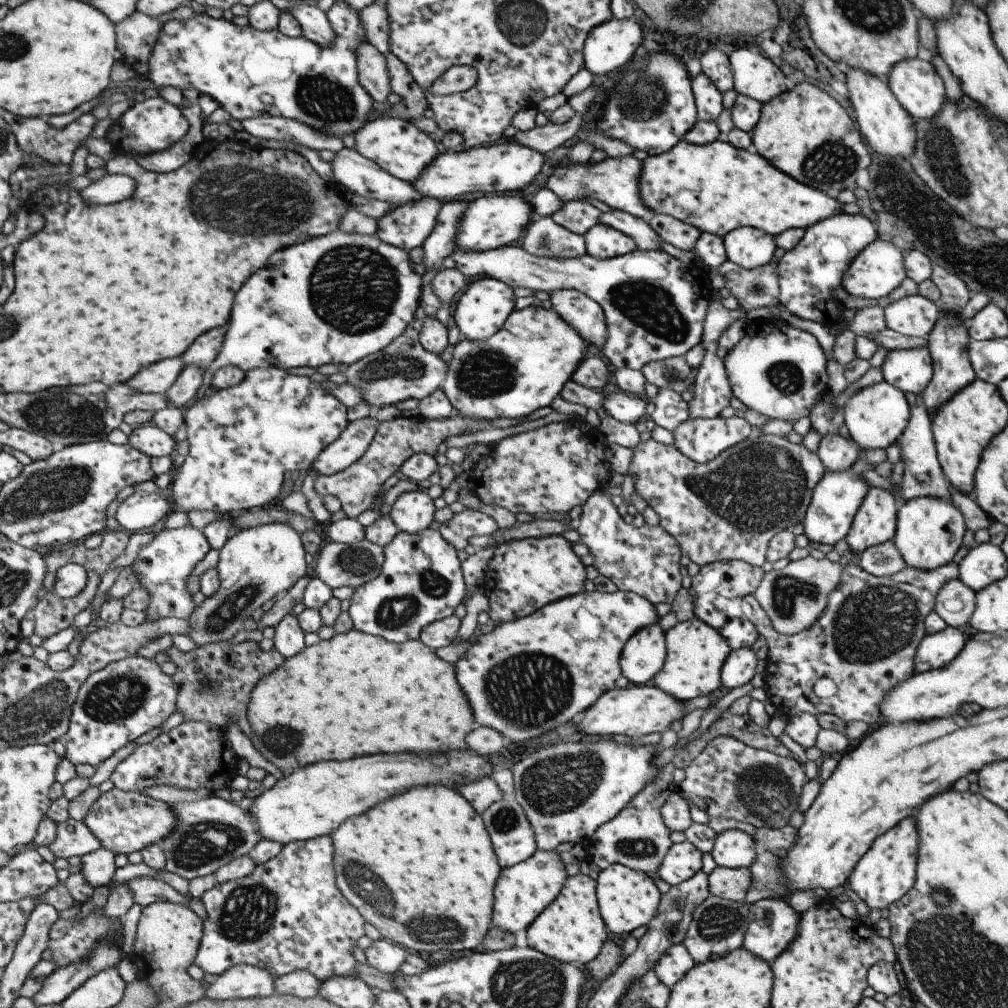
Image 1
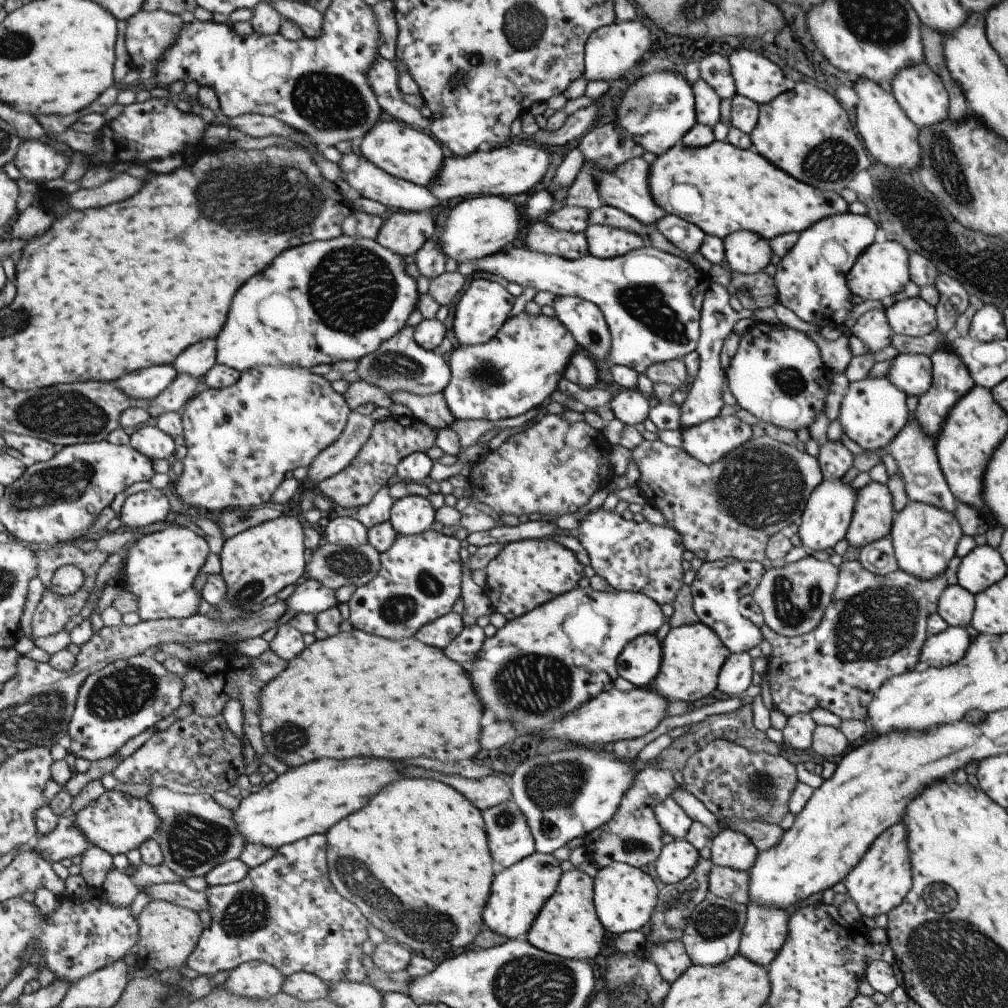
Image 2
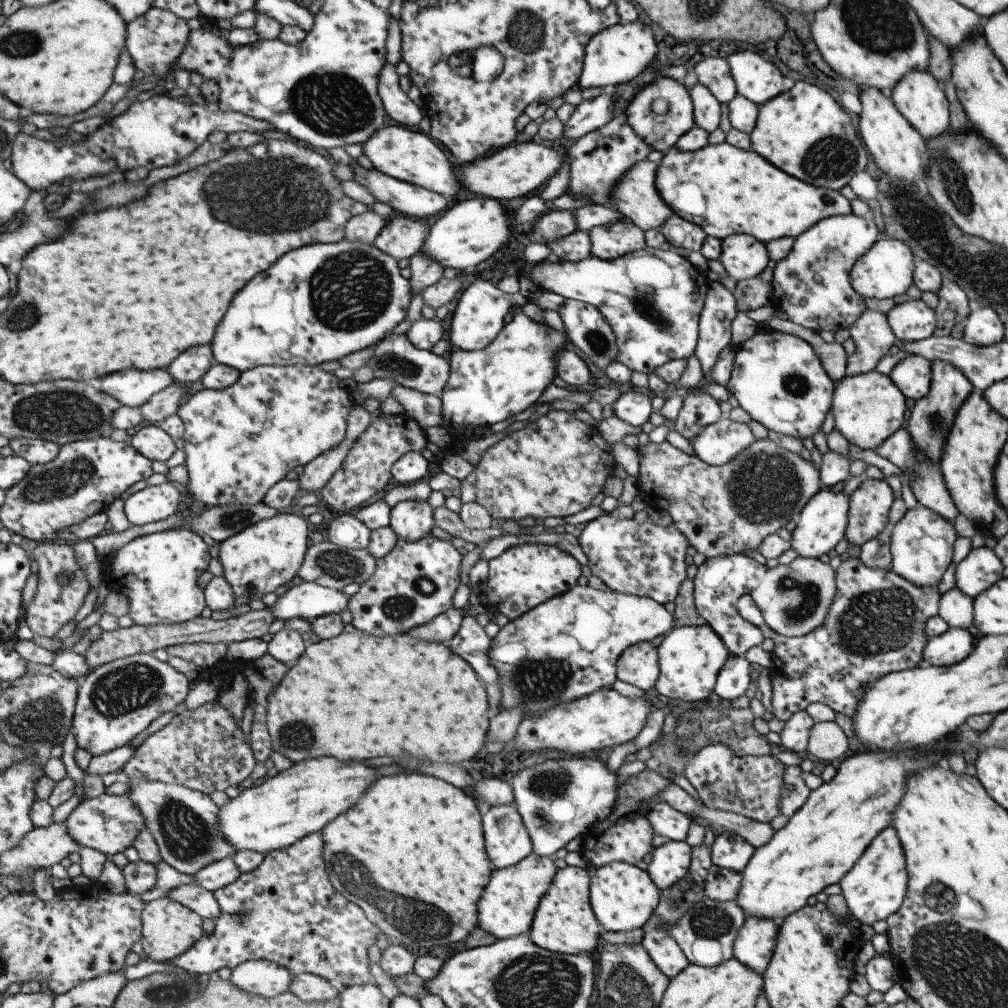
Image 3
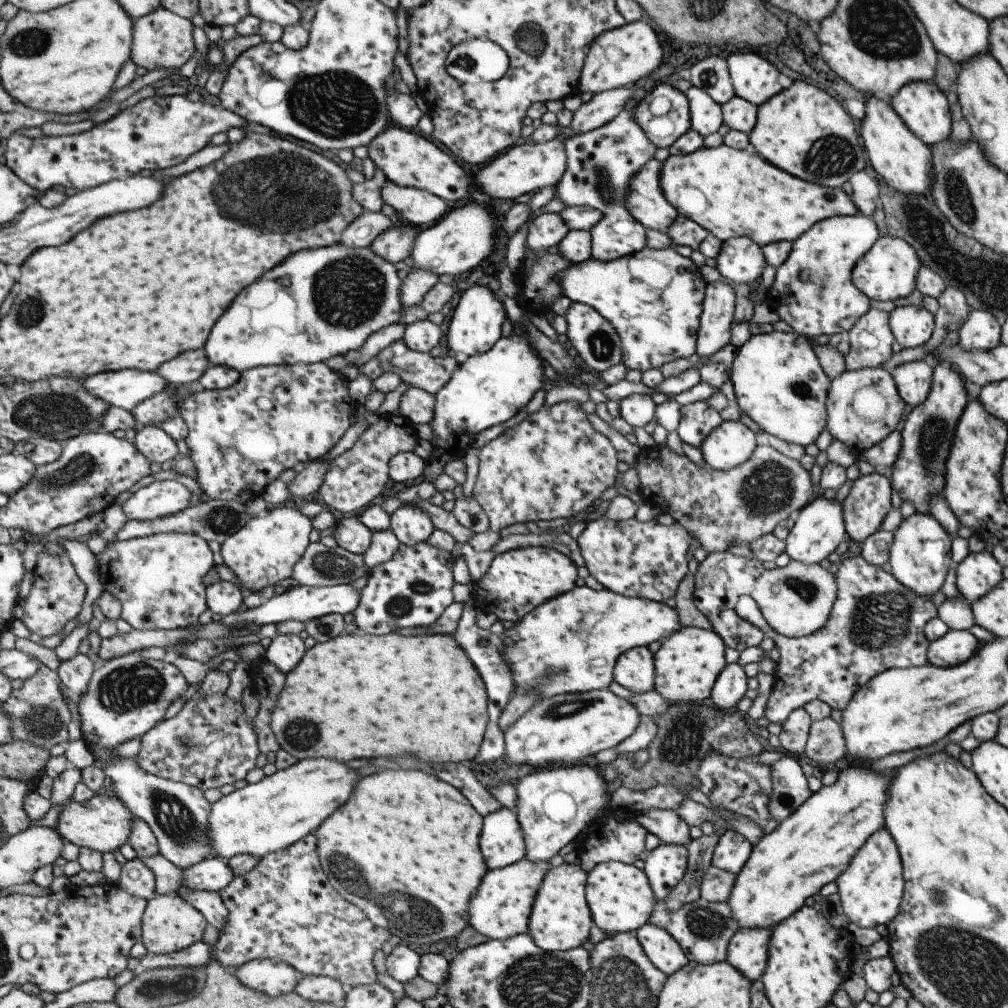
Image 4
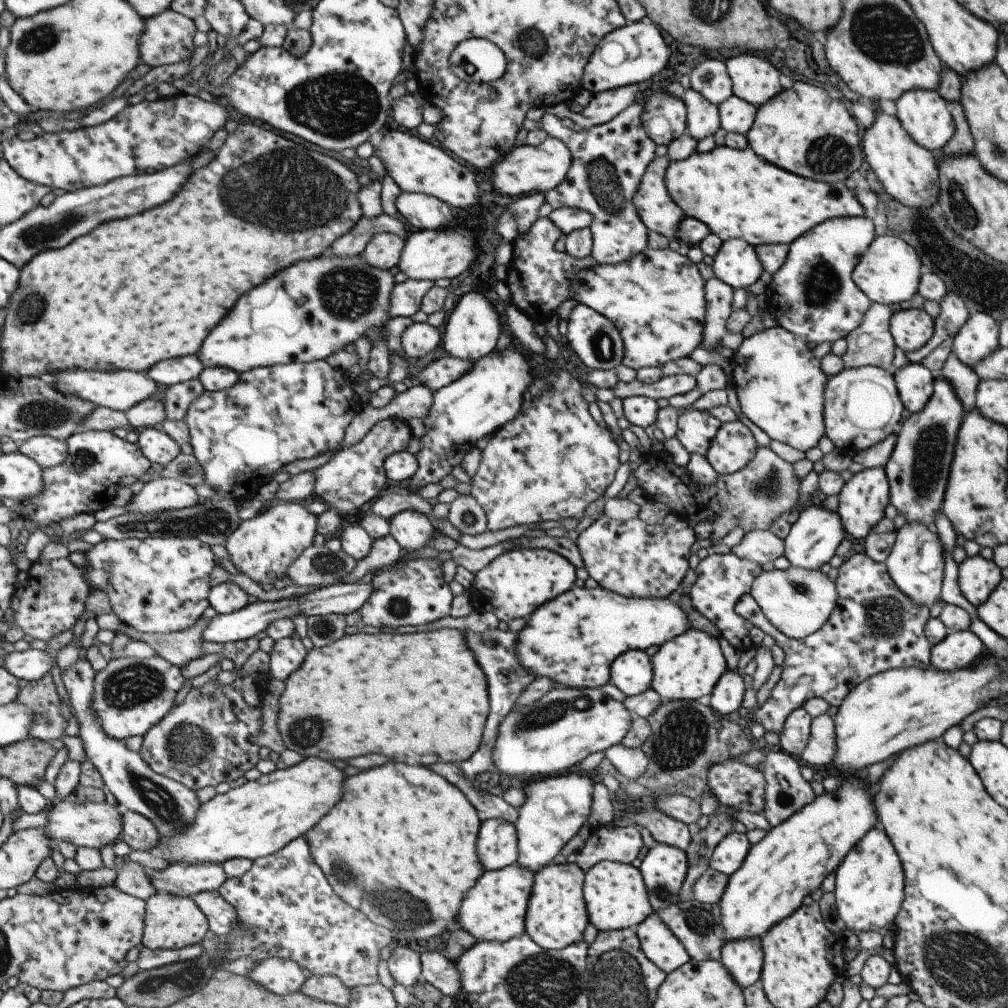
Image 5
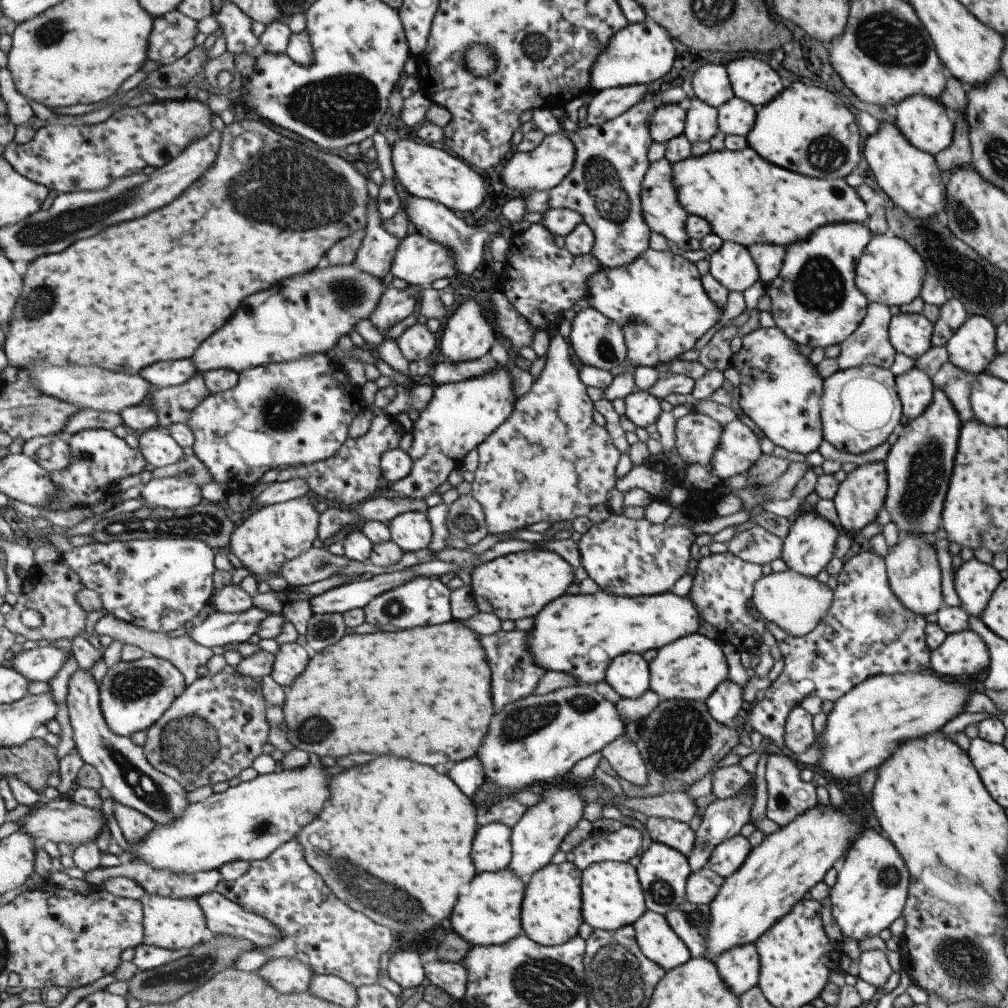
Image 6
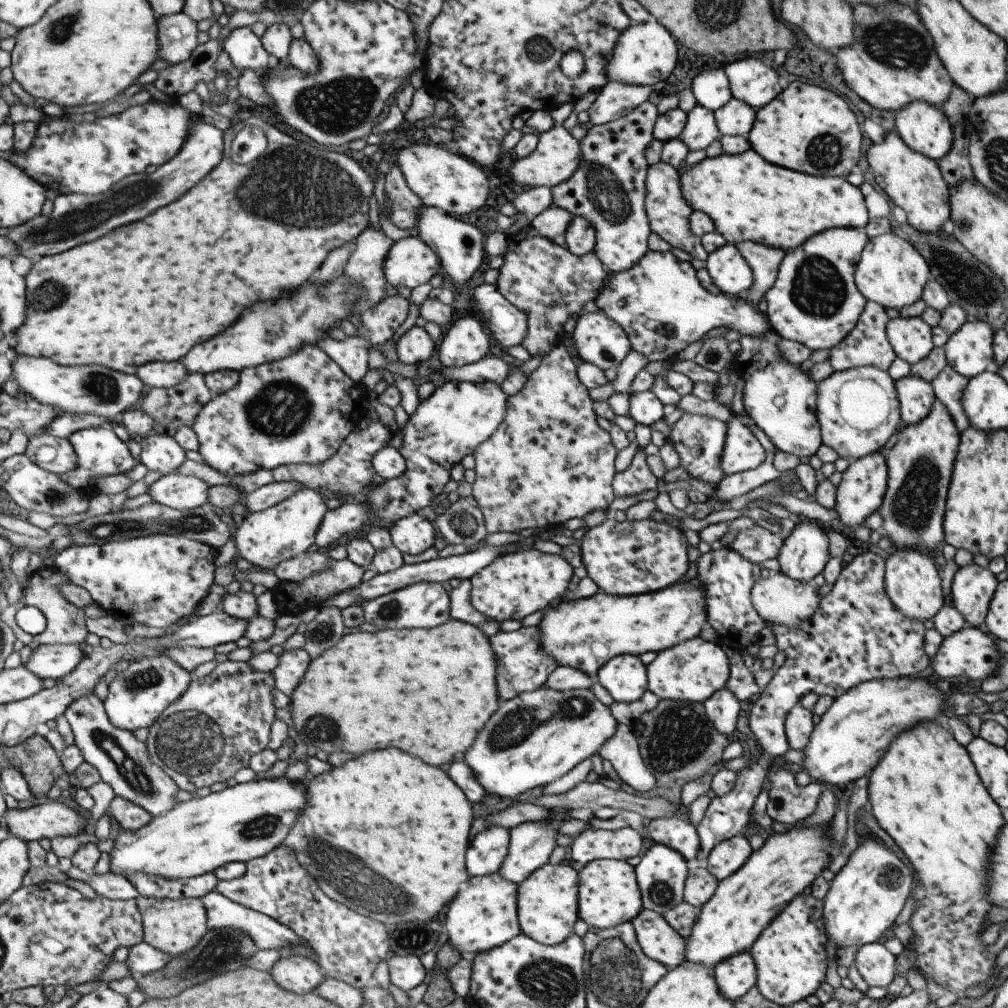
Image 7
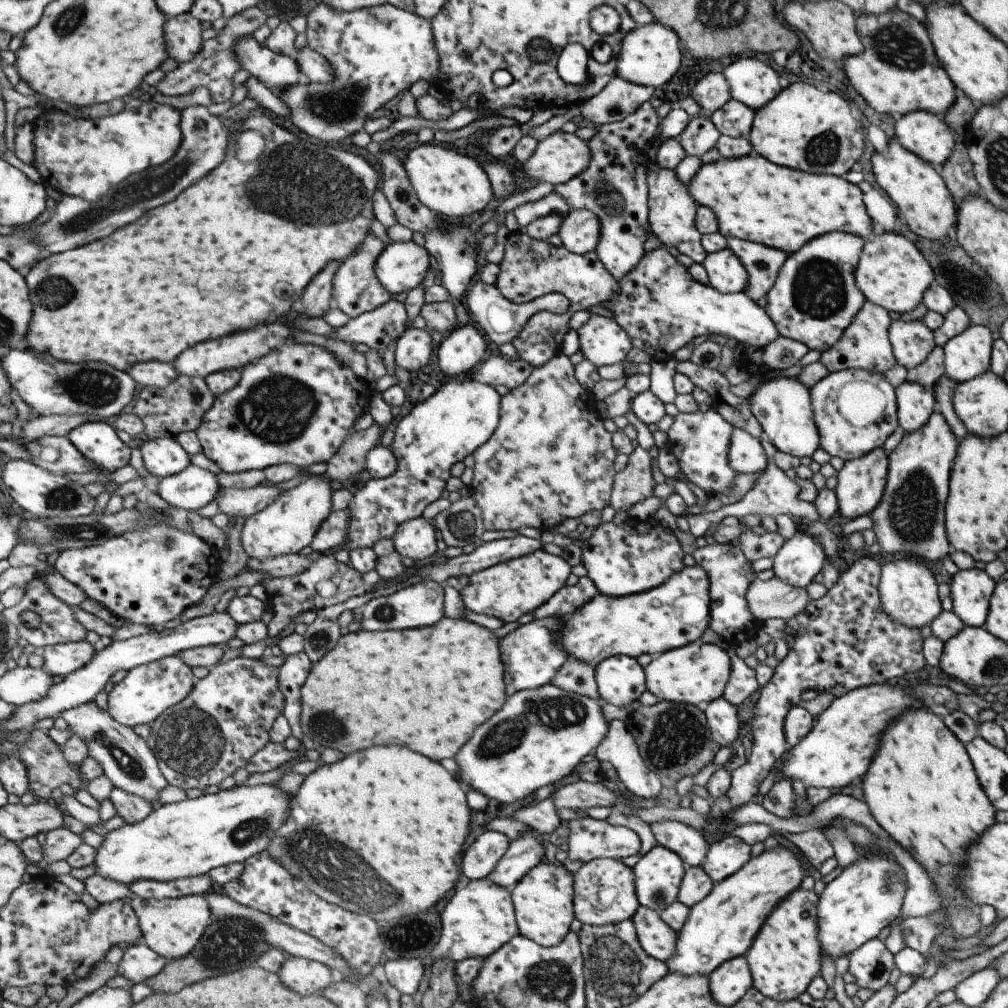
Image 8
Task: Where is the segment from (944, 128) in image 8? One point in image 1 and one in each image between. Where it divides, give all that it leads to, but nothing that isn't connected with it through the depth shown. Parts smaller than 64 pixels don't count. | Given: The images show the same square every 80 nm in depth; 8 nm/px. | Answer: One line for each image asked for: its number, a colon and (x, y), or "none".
1: (919, 89)
2: (919, 92)
3: (919, 98)
4: (923, 109)
5: (924, 114)
6: (924, 122)
7: (925, 129)

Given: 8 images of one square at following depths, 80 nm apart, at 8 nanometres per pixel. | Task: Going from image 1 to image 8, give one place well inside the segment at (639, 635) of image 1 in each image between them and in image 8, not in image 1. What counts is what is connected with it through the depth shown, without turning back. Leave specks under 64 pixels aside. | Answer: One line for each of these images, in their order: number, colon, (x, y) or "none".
2: (639, 661)
3: (637, 665)
4: (633, 670)
5: (631, 672)
6: (627, 674)
7: (623, 676)
8: (619, 680)

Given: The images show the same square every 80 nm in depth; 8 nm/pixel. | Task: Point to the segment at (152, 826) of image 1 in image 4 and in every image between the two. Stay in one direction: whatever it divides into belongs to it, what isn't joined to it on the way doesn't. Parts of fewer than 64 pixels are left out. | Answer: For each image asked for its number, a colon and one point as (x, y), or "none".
2: (117, 822)
3: (111, 824)
4: (103, 823)

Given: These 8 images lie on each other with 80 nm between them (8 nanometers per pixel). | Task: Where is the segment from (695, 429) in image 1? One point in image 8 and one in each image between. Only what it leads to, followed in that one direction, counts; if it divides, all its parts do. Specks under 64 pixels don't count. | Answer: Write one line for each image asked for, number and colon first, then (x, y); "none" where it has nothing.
2: (706, 442)
3: (716, 444)
4: (730, 444)
5: (732, 446)
6: (737, 449)
7: (741, 451)
8: (744, 454)

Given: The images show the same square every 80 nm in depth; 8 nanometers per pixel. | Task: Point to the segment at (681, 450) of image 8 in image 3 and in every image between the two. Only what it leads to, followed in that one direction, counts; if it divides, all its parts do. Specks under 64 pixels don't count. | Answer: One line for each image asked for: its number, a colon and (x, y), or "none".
3: (698, 409)
4: (698, 419)
5: (694, 429)
6: (696, 435)
7: (698, 440)

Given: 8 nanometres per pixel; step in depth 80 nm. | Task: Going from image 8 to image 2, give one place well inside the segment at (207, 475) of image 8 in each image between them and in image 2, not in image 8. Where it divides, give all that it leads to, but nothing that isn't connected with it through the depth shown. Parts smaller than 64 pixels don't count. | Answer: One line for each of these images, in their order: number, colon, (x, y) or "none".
2: (145, 508)
3: (154, 504)
4: (160, 499)
5: (161, 495)
6: (168, 492)
7: (177, 491)

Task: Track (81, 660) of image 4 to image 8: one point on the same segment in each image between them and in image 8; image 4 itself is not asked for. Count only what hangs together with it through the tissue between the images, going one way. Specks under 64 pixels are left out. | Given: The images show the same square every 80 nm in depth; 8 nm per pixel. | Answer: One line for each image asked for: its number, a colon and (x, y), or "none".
5: (172, 807)
6: (126, 772)
7: (124, 761)
8: (128, 762)

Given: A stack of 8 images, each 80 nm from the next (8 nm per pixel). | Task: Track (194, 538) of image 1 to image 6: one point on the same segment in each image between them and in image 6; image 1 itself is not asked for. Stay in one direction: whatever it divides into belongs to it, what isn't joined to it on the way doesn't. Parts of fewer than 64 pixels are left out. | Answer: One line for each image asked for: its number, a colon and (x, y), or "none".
2: (161, 569)
3: (159, 573)
4: (159, 580)
5: (161, 584)
6: (160, 584)

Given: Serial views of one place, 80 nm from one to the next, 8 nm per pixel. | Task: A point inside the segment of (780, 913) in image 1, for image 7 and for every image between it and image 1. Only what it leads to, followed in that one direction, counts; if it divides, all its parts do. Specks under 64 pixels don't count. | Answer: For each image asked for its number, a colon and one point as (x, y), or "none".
2: (764, 931)
3: (753, 945)
4: (747, 949)
5: (742, 958)
6: (738, 967)
7: (735, 975)

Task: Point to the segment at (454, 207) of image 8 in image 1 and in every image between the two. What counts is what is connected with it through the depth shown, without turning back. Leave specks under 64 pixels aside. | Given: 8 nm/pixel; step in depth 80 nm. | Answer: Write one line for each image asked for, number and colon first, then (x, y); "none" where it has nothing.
1: (400, 147)
2: (409, 154)
3: (412, 157)
4: (410, 159)
5: (415, 165)
6: (424, 170)
7: (443, 179)

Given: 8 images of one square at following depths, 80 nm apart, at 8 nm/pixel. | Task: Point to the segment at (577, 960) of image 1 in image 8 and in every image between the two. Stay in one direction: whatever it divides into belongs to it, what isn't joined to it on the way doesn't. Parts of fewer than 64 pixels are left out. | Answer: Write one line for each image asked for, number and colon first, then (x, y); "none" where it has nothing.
2: (567, 926)
3: (564, 924)
4: (559, 921)
5: (556, 917)
6: (551, 912)
7: (547, 901)
8: (542, 898)

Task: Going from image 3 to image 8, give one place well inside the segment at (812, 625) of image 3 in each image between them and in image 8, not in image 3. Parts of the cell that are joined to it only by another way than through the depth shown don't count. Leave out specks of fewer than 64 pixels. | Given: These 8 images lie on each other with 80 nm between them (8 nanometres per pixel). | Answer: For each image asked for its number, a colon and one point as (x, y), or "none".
4: (795, 600)
5: (796, 601)
6: (794, 602)
7: (779, 599)
8: (774, 598)

